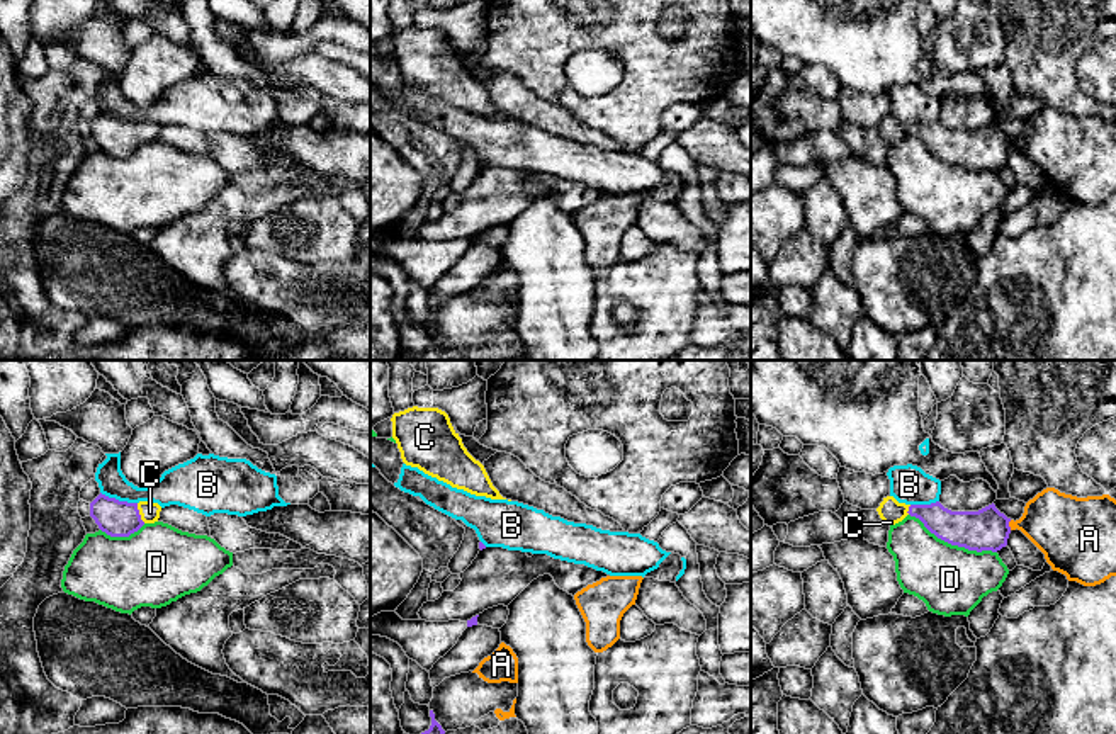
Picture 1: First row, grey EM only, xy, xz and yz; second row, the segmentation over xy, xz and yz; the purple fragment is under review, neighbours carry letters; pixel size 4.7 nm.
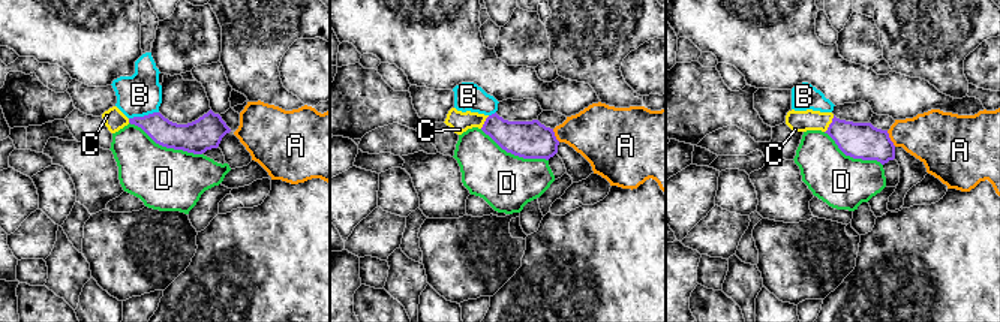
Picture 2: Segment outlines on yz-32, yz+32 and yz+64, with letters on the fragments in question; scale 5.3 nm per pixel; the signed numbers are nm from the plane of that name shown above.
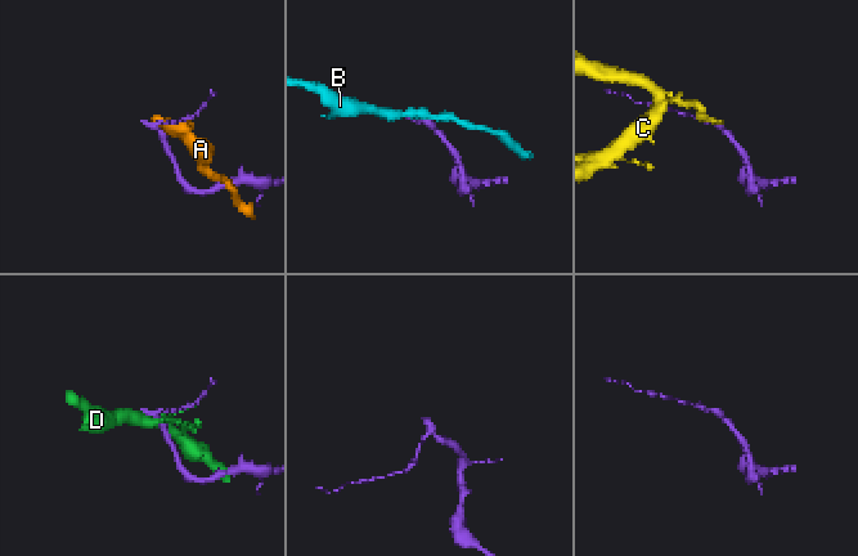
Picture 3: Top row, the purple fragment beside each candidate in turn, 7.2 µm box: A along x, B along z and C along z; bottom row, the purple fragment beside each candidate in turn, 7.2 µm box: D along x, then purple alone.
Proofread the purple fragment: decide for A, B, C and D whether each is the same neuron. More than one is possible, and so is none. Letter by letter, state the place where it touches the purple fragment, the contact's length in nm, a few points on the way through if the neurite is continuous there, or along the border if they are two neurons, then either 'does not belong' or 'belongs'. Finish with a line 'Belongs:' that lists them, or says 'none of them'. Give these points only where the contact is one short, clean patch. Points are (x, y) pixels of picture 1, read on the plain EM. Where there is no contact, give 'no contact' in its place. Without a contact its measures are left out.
A: meets purple in yz at (1008, 145); contact 50 nm long; does not belong
B: meets purple in xy at (118, 119); contact 190 nm long; border along xy (101, 111), (136, 123); does not belong
C: meets purple in xy at (138, 133); contact 100 nm long; runs through xy (118, 138), (138, 133), (150, 131); belongs
D: meets purple in yz at (953, 163); contact 460 nm long; does not belong
Belongs: C

